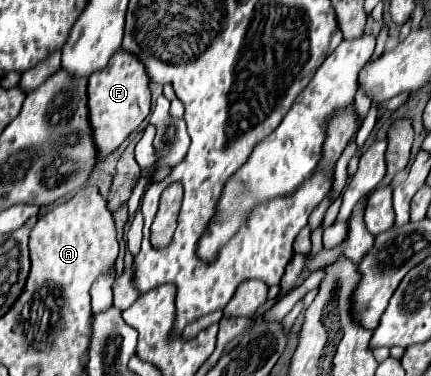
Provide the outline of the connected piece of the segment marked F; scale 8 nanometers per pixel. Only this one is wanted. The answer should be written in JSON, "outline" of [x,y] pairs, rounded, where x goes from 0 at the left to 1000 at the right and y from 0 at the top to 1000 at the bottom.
{"outline":[[[271,136],[262,157],[253,157],[253,178],[244,189],[225,189],[206,205],[206,316],[216,338],[216,370],[230,396],[230,423],[244,423],[258,402],[267,402],[304,348],[313,348],[327,322],[350,295],[350,247],[346,247],[346,199],[336,173],[299,136]]]}

